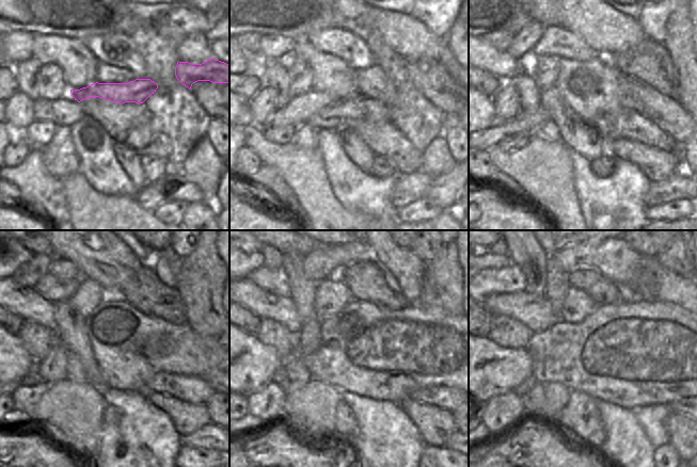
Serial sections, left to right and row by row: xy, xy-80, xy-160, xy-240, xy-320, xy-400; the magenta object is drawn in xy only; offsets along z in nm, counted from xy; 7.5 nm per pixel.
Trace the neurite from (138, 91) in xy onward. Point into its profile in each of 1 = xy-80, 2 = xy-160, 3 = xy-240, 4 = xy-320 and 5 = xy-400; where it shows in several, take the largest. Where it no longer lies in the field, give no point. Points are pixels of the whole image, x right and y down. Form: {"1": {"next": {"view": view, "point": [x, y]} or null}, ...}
{"1": {"next": {"view": "xy-80", "point": [299, 110]}}, "2": {"next": {"view": "xy-160", "point": [522, 125]}}, "3": {"next": {"view": "xy-240", "point": [32, 379]}}, "4": {"next": null}, "5": {"next": null}}

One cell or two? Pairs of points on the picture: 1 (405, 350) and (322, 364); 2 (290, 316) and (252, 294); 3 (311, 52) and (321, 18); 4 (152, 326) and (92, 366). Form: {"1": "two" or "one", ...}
{"1": "one", "2": "one", "3": "two", "4": "two"}

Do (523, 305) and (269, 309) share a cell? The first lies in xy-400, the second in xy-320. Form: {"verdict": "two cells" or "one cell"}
{"verdict": "one cell"}

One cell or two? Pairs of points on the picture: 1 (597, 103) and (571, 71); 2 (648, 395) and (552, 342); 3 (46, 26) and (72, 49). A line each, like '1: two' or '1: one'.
1: one
2: one
3: two

